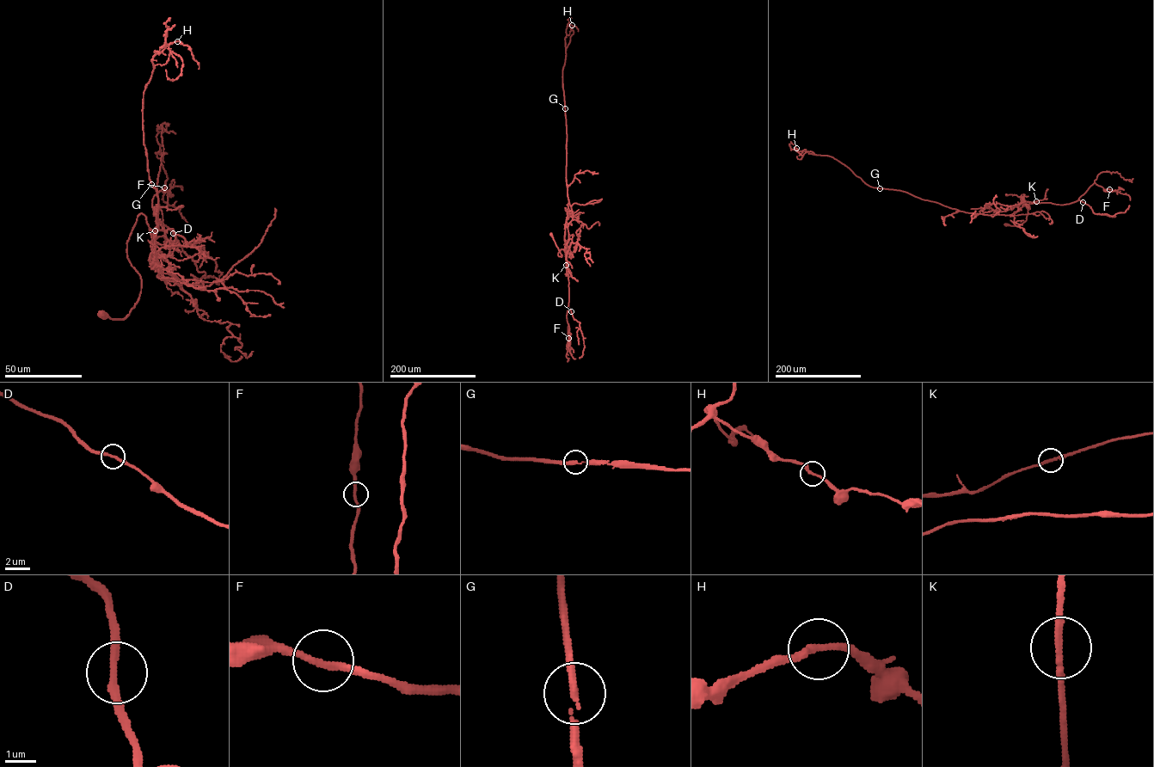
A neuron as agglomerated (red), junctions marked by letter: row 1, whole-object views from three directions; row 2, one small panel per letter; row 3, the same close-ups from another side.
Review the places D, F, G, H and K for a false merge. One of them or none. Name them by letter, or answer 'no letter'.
no letter

